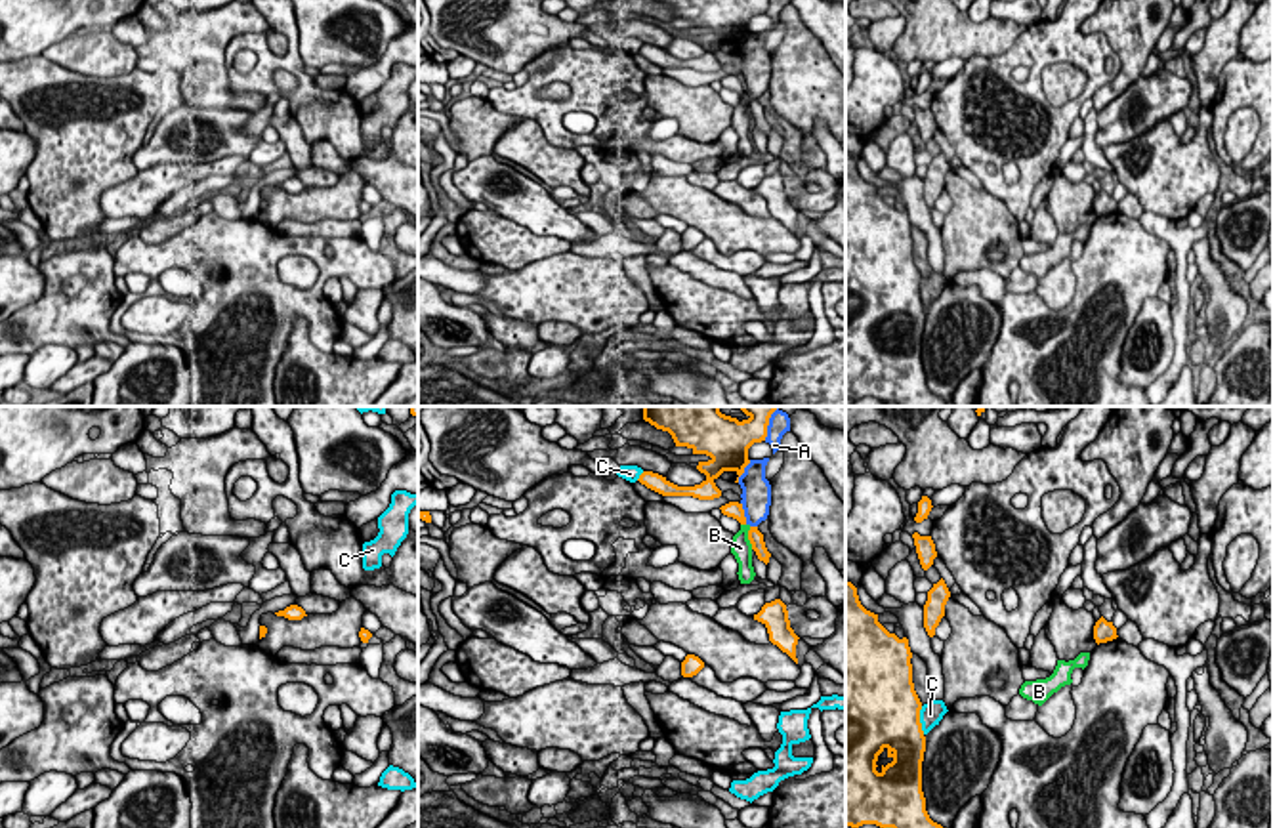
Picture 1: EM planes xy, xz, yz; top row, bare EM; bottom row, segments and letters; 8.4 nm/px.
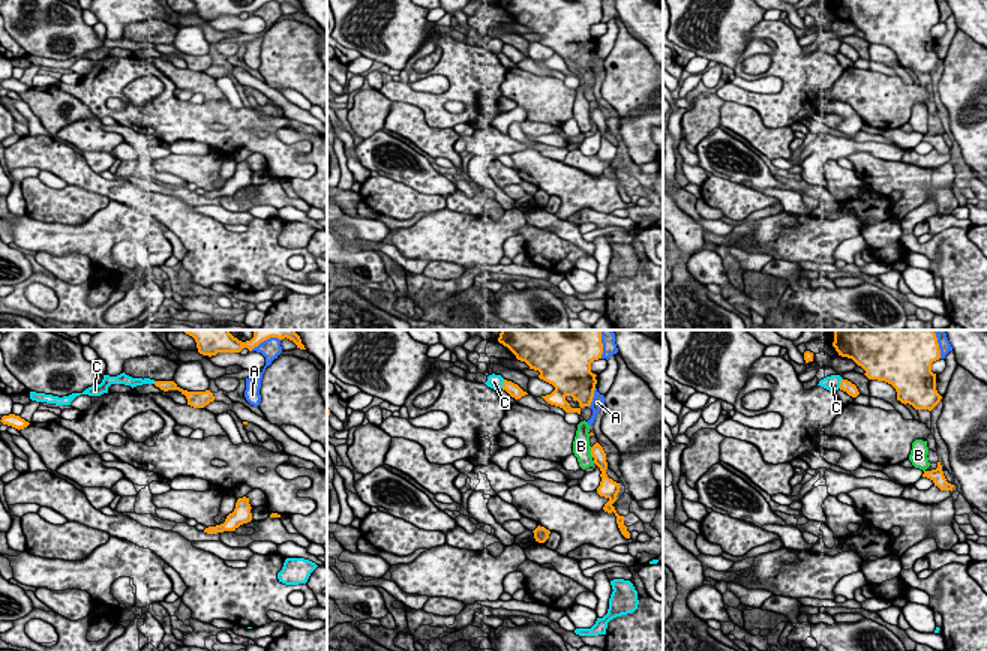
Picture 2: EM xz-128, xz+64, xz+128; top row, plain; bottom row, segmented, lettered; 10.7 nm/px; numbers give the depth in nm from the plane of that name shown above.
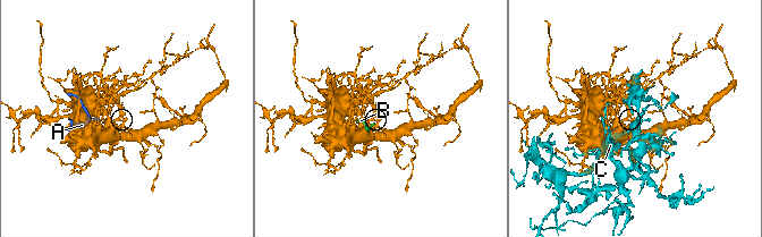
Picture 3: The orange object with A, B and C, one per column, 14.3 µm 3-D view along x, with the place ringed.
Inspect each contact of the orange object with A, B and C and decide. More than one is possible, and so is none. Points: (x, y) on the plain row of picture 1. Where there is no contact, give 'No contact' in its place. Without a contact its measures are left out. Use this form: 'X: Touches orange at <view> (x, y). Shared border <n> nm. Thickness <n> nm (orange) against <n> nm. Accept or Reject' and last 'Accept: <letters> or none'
A: Touches orange at xz (743, 44). Shared border 220 nm. Thickness 340 nm (orange) against 260 nm. Reject
B: Touches orange at xz (749, 111). Shared border 190 nm. Thickness 130 nm (orange) against 180 nm. Reject
C: Touches orange at yz (918, 292). Shared border 240 nm. Thickness 500 nm (orange) against 190 nm. Reject
Accept: none

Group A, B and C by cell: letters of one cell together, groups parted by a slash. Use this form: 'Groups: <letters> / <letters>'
Groups: A B / C

